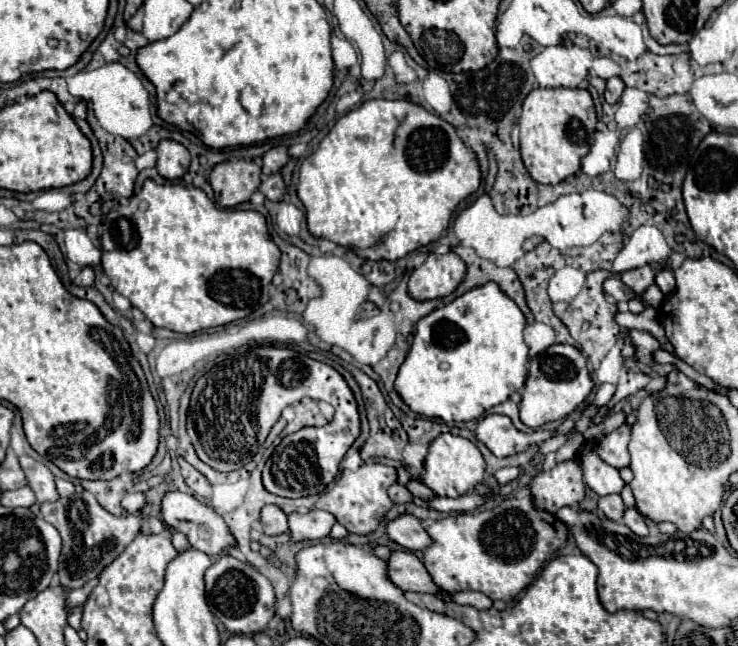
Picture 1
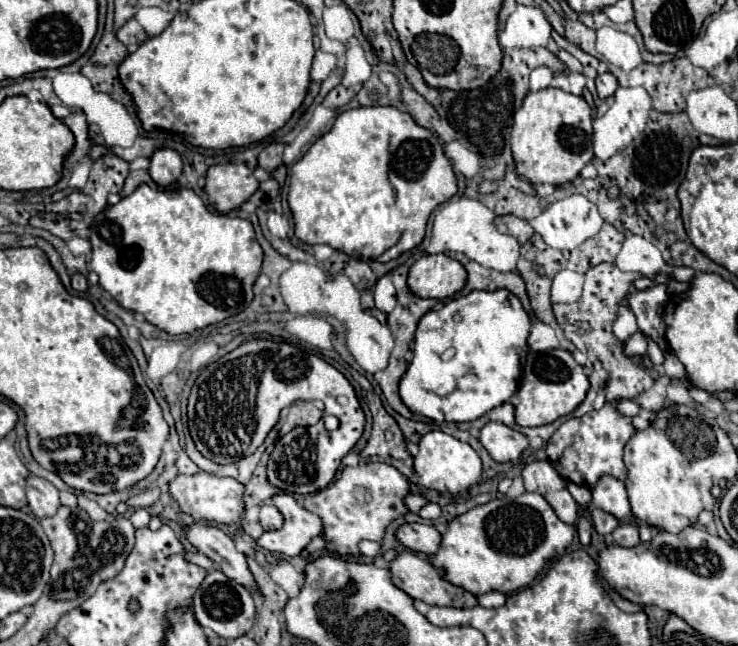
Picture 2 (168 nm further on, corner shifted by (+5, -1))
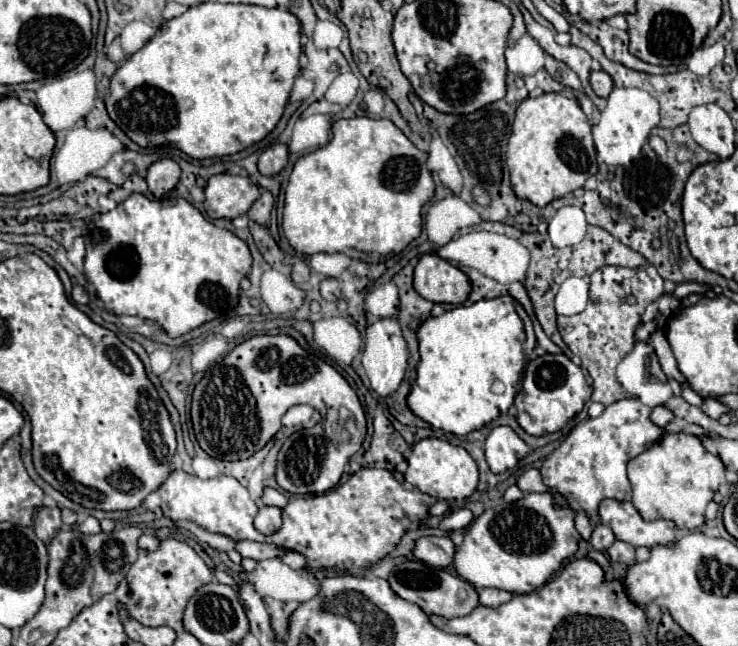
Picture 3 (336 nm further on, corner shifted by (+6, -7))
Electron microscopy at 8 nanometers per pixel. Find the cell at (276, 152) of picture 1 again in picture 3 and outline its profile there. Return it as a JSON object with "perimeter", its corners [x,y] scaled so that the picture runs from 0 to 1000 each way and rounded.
{"perimeter":[[[374,221],[352,240],[350,265],[355,271],[374,271],[388,252],[390,252],[390,228],[382,221]]]}

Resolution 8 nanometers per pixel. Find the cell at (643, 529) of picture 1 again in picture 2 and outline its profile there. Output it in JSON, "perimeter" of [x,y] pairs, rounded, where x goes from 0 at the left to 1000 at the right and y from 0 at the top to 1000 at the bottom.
{"perimeter":[[[839,813],[831,825],[831,837],[841,847],[860,847],[866,837],[866,822],[858,813]]]}

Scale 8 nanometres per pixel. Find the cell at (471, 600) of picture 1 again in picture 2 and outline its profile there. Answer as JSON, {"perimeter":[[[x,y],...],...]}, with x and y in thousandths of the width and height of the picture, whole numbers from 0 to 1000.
{"perimeter":[[[546,853],[541,856],[533,868],[530,868],[530,890],[533,890],[533,902],[549,915],[554,924],[560,927],[570,927],[581,937],[595,937],[595,940],[619,940],[619,943],[633,943],[633,940],[644,940],[646,937],[646,924],[641,918],[636,918],[633,912],[614,906],[603,896],[603,884],[584,875],[581,868],[570,865],[565,856],[560,853]]]}

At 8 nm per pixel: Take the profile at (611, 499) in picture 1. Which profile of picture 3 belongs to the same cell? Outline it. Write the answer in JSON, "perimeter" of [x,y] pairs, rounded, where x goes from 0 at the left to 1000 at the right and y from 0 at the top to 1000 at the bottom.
{"perimeter":[[[816,810],[805,813],[802,831],[799,831],[799,844],[802,844],[805,850],[821,853],[824,844],[829,844],[829,837],[835,837],[835,831],[832,831],[832,825],[829,825],[827,816],[821,816],[821,813],[816,813]]]}

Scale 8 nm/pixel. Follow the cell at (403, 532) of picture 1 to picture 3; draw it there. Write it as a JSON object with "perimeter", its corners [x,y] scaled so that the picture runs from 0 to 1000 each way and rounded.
{"perimeter":[[[569,831],[561,844],[561,862],[585,878],[607,878],[615,859],[610,831]]]}

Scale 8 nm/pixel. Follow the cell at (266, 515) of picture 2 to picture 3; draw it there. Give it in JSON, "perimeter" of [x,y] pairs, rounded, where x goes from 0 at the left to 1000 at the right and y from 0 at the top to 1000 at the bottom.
{"perimeter":[[[352,785],[344,816],[355,825],[355,828],[369,828],[382,816],[382,791],[377,785]]]}

